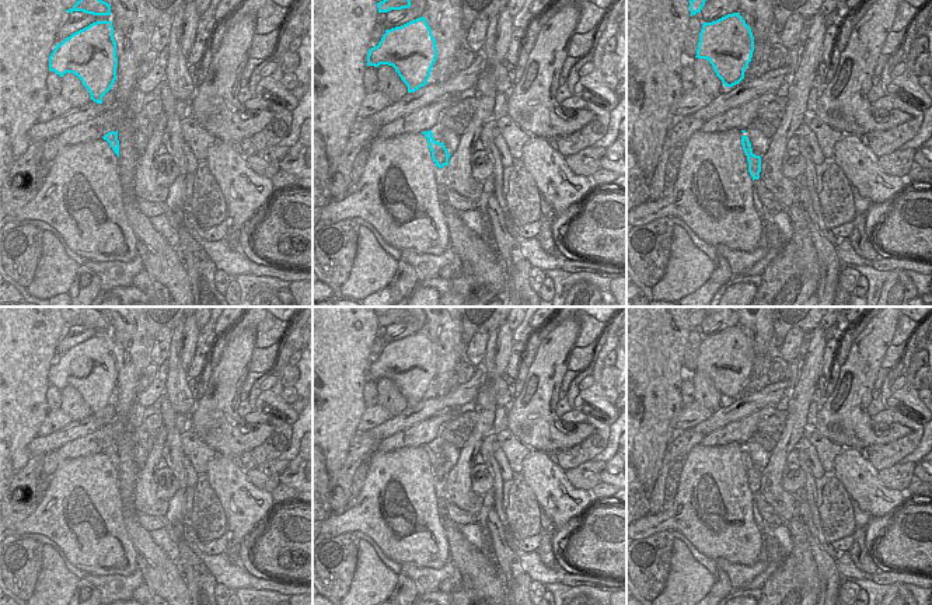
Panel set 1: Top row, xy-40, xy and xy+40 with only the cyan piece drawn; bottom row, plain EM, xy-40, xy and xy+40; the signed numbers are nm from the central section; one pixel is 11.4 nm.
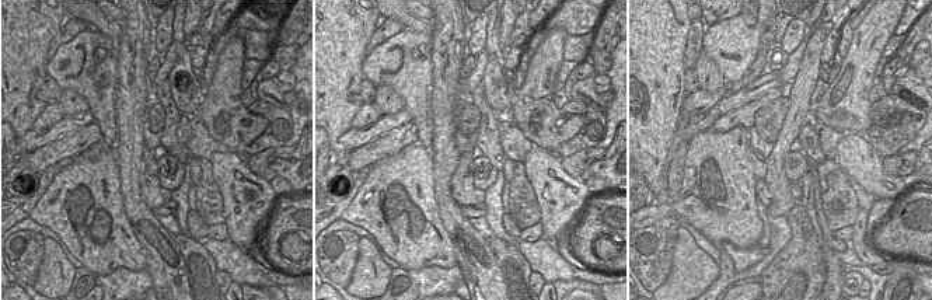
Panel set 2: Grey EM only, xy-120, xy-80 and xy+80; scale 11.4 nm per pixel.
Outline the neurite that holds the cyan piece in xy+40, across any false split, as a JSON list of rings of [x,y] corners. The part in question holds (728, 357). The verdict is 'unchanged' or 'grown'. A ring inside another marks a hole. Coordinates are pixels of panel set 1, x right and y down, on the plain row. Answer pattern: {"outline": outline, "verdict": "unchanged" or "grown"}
{"outline": [[[733,326],[704,336],[695,371],[706,373],[725,401],[733,401],[744,392],[753,366],[751,342],[739,326]]], "verdict": "unchanged"}

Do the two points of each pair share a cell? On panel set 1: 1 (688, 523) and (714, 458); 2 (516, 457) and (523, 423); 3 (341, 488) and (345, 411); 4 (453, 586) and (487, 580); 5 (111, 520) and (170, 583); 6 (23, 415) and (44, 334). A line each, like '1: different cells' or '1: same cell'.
1: same cell
2: different cells
3: different cells
4: different cells
5: different cells
6: same cell

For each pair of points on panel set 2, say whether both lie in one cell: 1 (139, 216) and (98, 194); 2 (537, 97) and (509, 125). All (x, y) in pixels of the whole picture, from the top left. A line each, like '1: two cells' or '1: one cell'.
1: two cells
2: two cells

